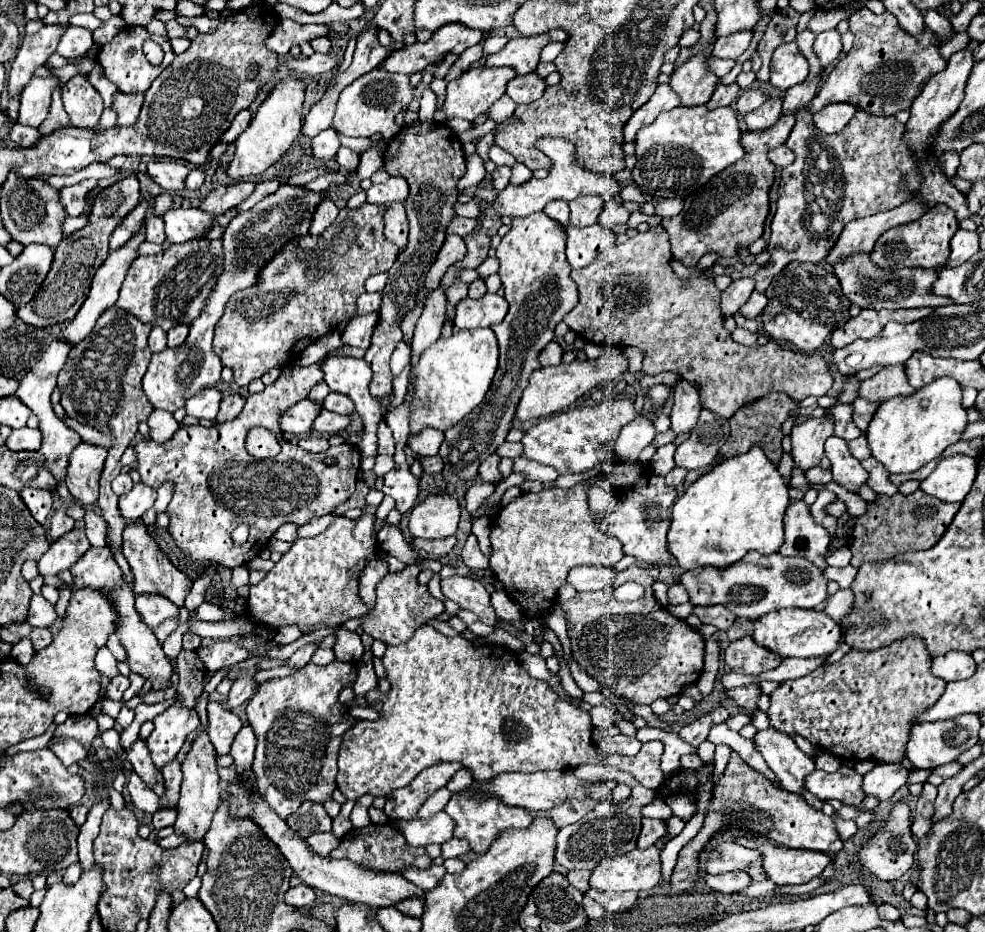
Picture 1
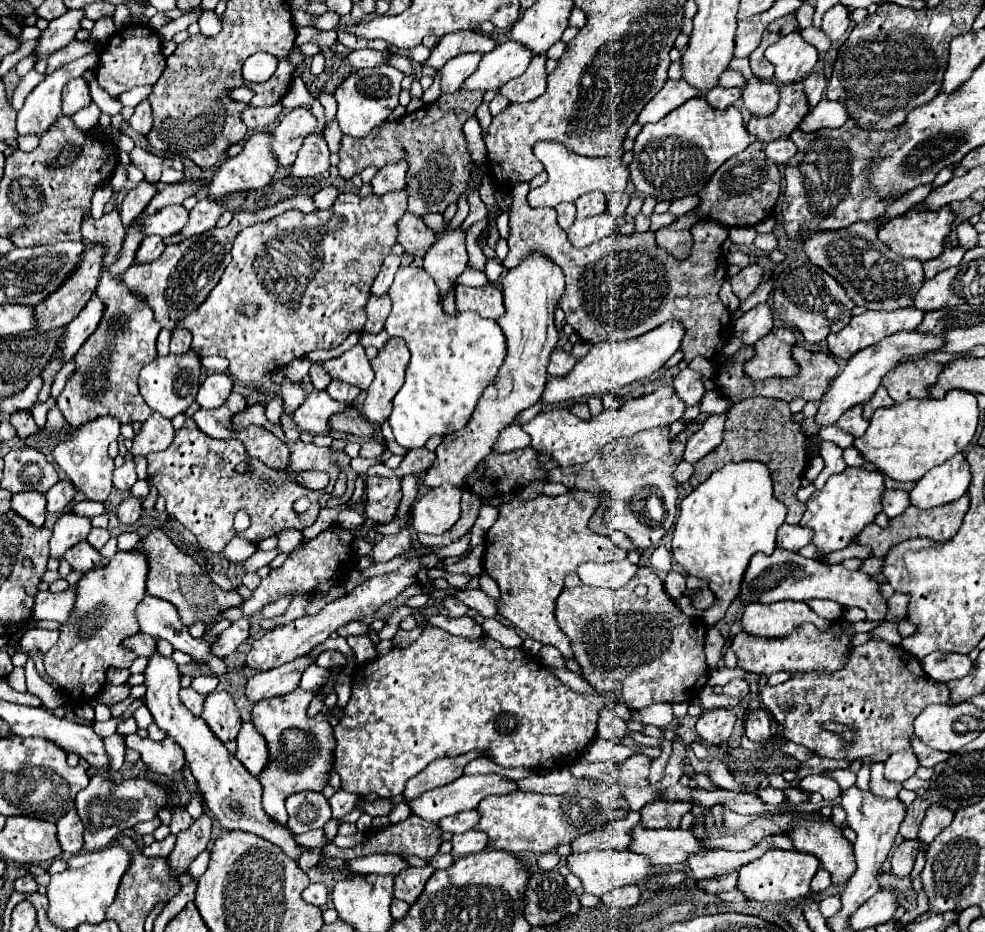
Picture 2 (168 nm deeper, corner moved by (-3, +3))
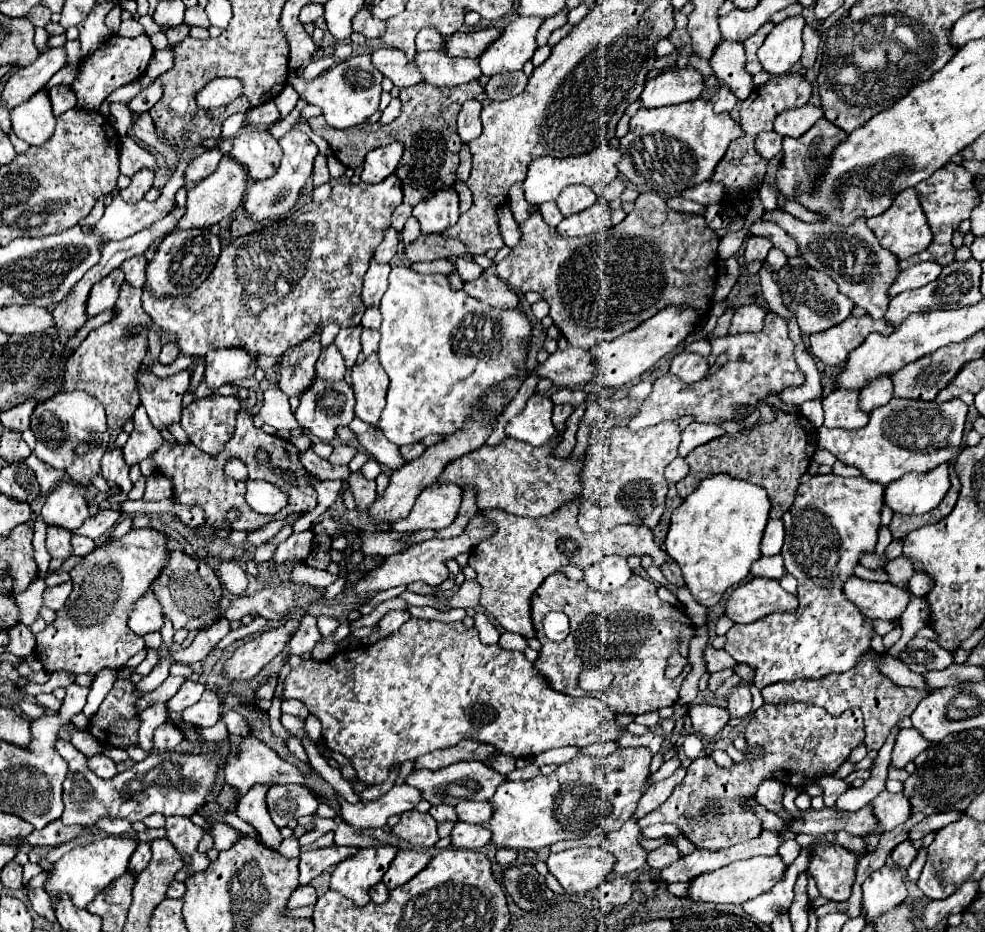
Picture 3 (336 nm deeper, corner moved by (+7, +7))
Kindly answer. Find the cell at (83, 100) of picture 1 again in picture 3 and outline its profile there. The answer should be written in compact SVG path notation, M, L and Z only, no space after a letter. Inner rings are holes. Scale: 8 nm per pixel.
M56 85L50 89L50 101L52 101L54 115L60 115L76 107L76 93L72 91L70 85Z

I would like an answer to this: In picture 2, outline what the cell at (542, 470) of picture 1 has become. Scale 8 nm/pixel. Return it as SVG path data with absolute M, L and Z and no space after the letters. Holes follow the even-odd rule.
M688 421L686 429L674 439L670 439L670 429L664 427L646 429L632 437L610 441L602 451L598 451L598 455L594 455L594 459L568 469L556 467L548 477L554 483L564 483L568 489L580 489L580 485L584 485L582 489L592 493L604 491L604 499L608 501L604 513L606 525L614 531L626 533L636 547L650 549L658 545L676 519L678 483L672 473L682 461L686 439L698 431L698 427L698 421Z

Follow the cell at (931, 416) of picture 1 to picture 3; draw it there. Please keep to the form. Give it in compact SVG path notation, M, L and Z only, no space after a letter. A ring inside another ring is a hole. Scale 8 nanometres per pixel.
M894 397L884 407L872 411L868 425L862 429L846 431L820 427L818 445L834 453L842 463L858 467L866 479L888 485L910 471L924 473L940 463L954 461L960 453L966 413L968 407L962 399L936 403Z

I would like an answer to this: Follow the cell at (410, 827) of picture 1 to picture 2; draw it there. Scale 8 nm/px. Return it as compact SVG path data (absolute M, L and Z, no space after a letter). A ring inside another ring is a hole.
M474 809L474 811L462 811L458 815L450 815L446 819L440 819L438 825L442 827L442 831L448 831L448 833L464 833L464 831L474 829L478 819L480 819L478 809Z

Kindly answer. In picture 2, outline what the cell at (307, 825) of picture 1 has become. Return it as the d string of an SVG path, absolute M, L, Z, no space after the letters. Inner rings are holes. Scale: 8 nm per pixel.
M302 791L286 799L288 823L292 833L304 833L310 829L322 829L330 821L330 803L320 791Z

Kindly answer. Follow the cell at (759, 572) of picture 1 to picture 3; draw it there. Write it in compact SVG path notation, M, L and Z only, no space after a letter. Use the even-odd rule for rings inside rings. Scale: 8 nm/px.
M856 575L848 577L842 591L846 599L850 599L866 617L878 617L884 621L900 617L910 601L908 591L902 591L890 583L866 581Z

